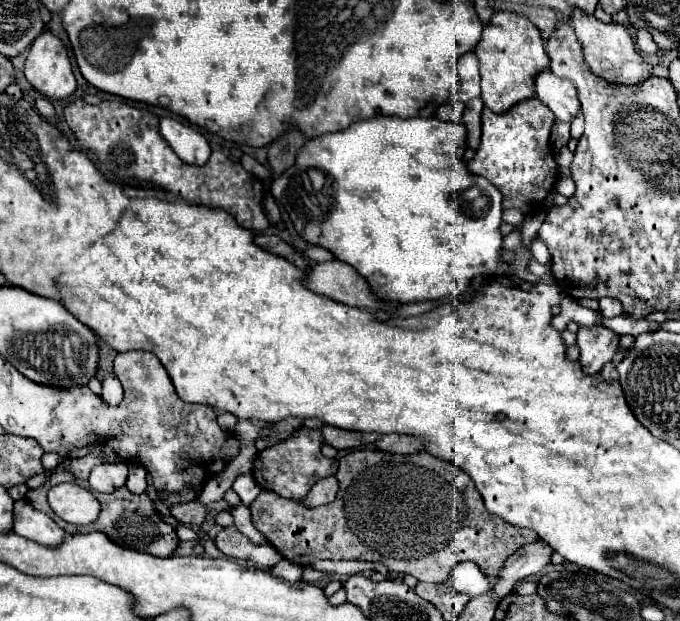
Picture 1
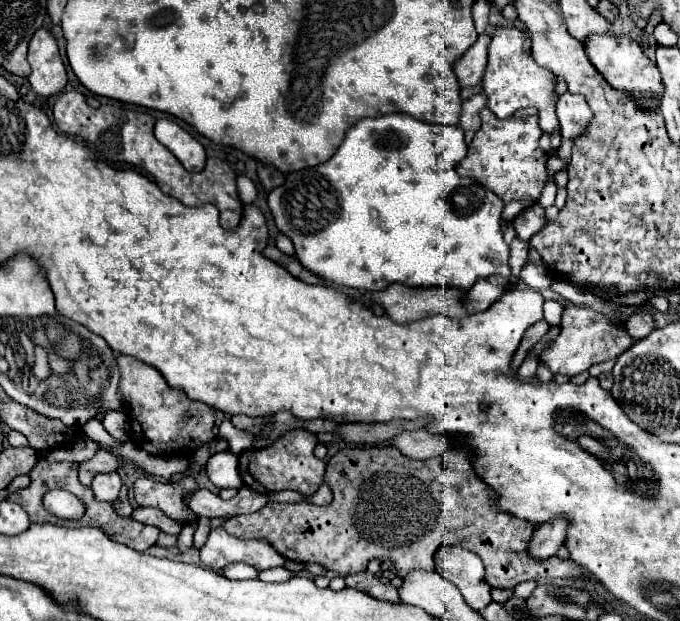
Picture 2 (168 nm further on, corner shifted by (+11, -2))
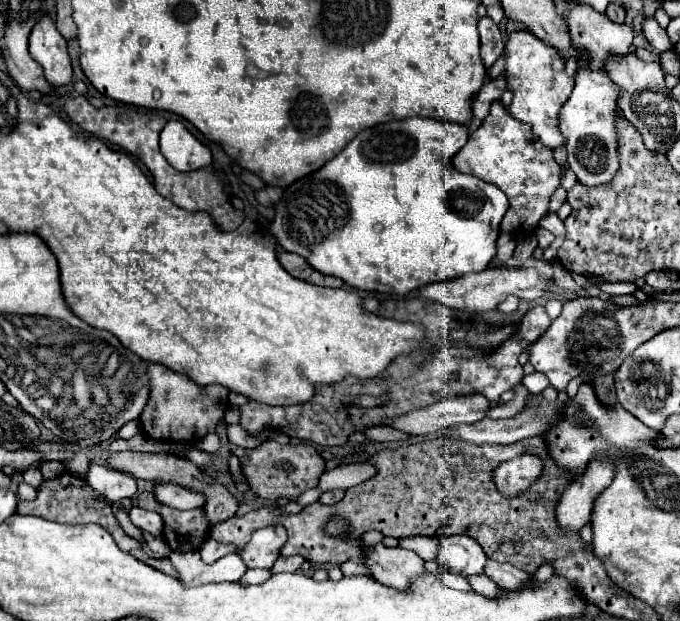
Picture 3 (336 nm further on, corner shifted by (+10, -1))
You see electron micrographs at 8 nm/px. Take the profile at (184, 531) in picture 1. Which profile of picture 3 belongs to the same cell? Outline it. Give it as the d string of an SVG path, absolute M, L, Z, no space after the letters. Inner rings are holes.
M92 463L88 473L84 475L84 479L94 491L104 495L112 503L118 499L124 499L124 497L132 497L136 493L136 481L132 475L114 471L104 465Z

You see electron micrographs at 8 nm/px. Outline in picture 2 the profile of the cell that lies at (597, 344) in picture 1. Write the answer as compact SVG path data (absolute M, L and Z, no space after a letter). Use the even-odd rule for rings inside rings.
M565 306L563 316L561 316L561 332L553 340L553 344L541 352L539 360L543 364L547 364L553 374L575 376L575 374L589 370L595 364L617 358L633 344L635 344L635 340L629 336L625 324L617 322L615 318L609 318L609 316L595 312L595 310L589 310L589 308Z

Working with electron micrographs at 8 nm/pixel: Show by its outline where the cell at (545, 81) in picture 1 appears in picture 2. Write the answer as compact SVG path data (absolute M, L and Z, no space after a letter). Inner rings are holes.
M565 92L557 100L557 116L561 122L561 136L567 140L577 140L585 134L585 128L591 122L593 112L583 96Z

